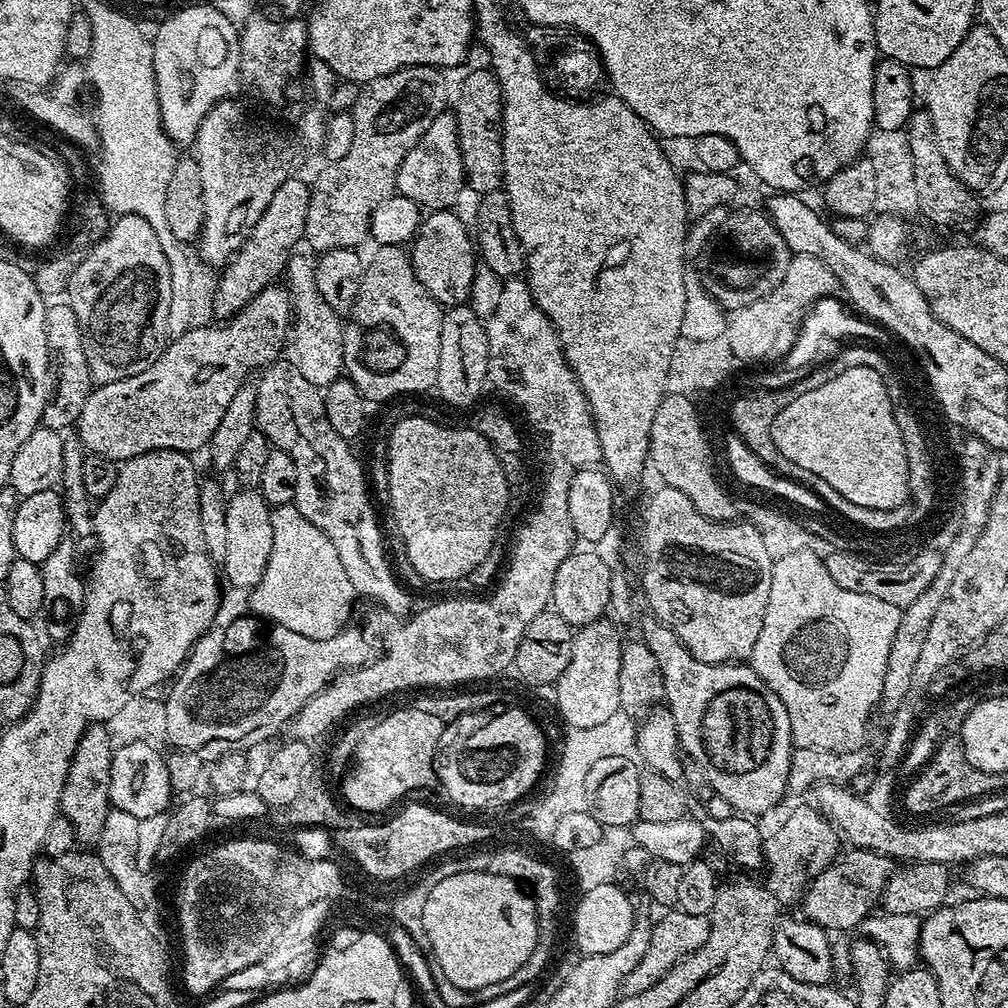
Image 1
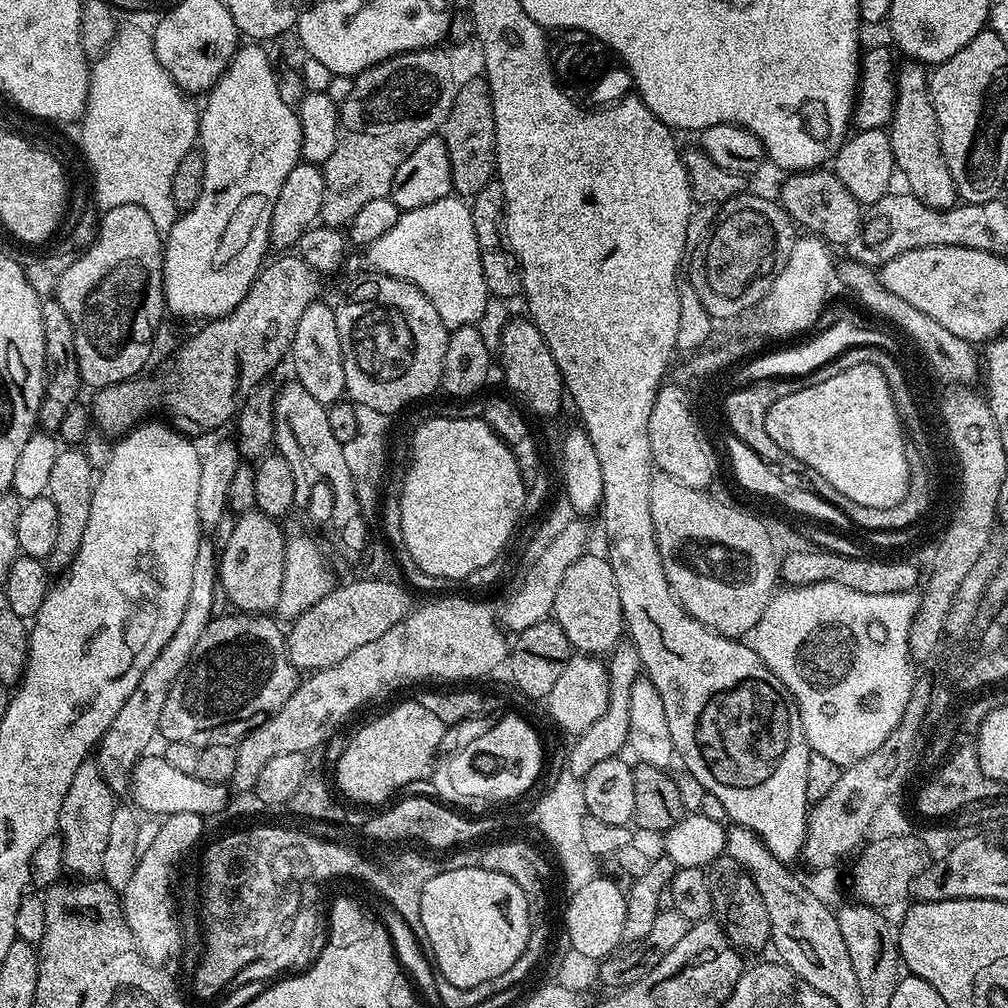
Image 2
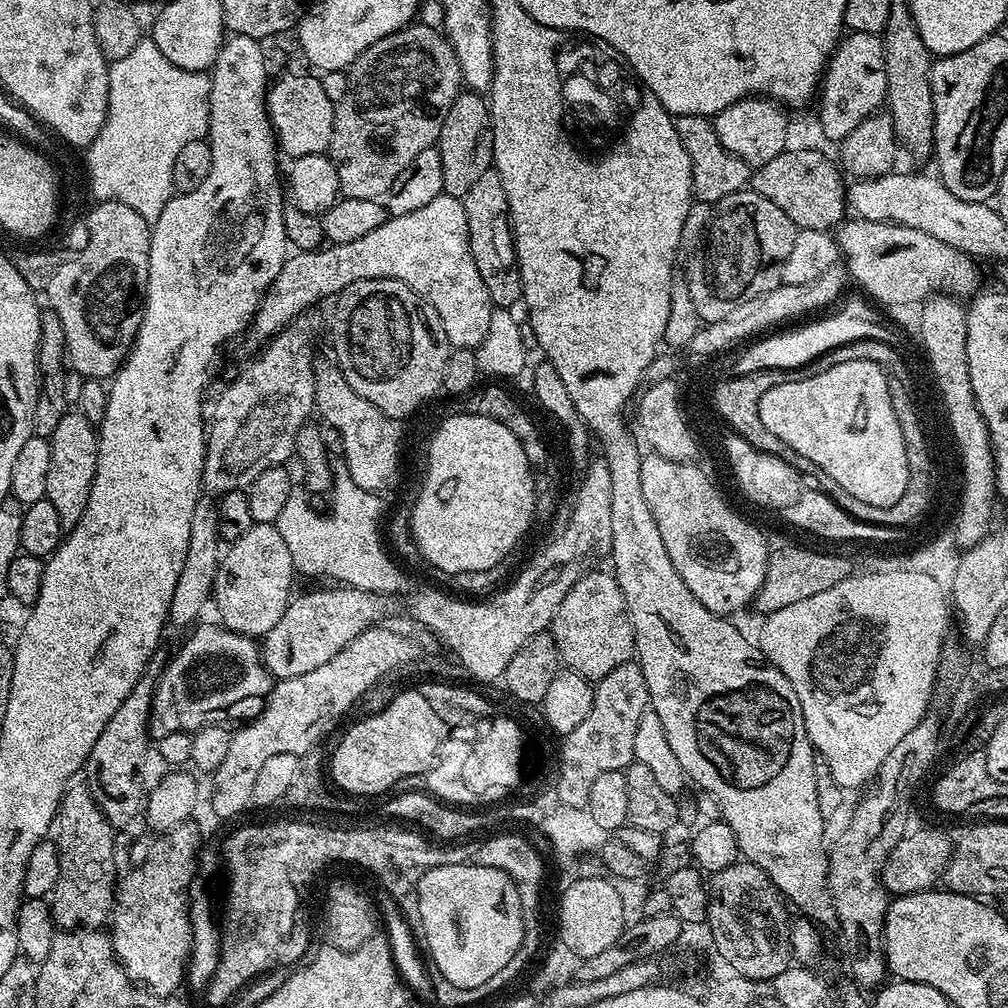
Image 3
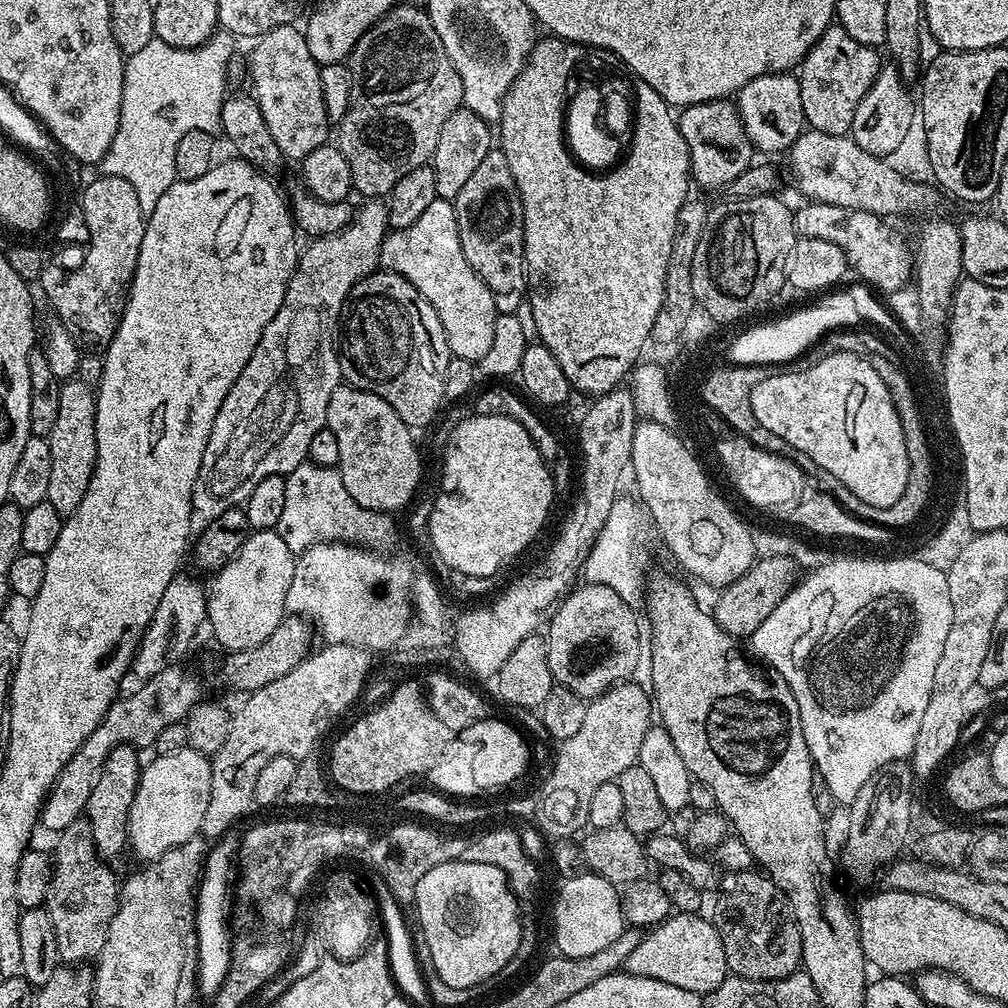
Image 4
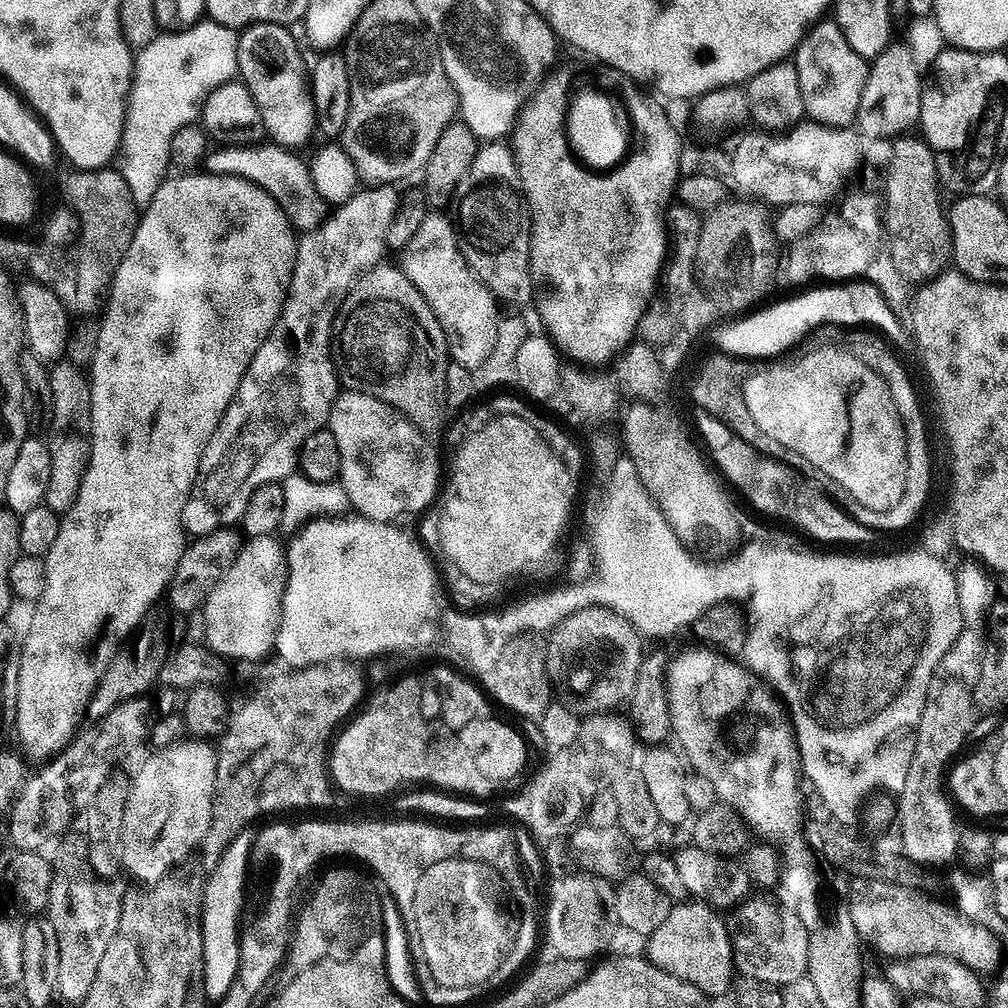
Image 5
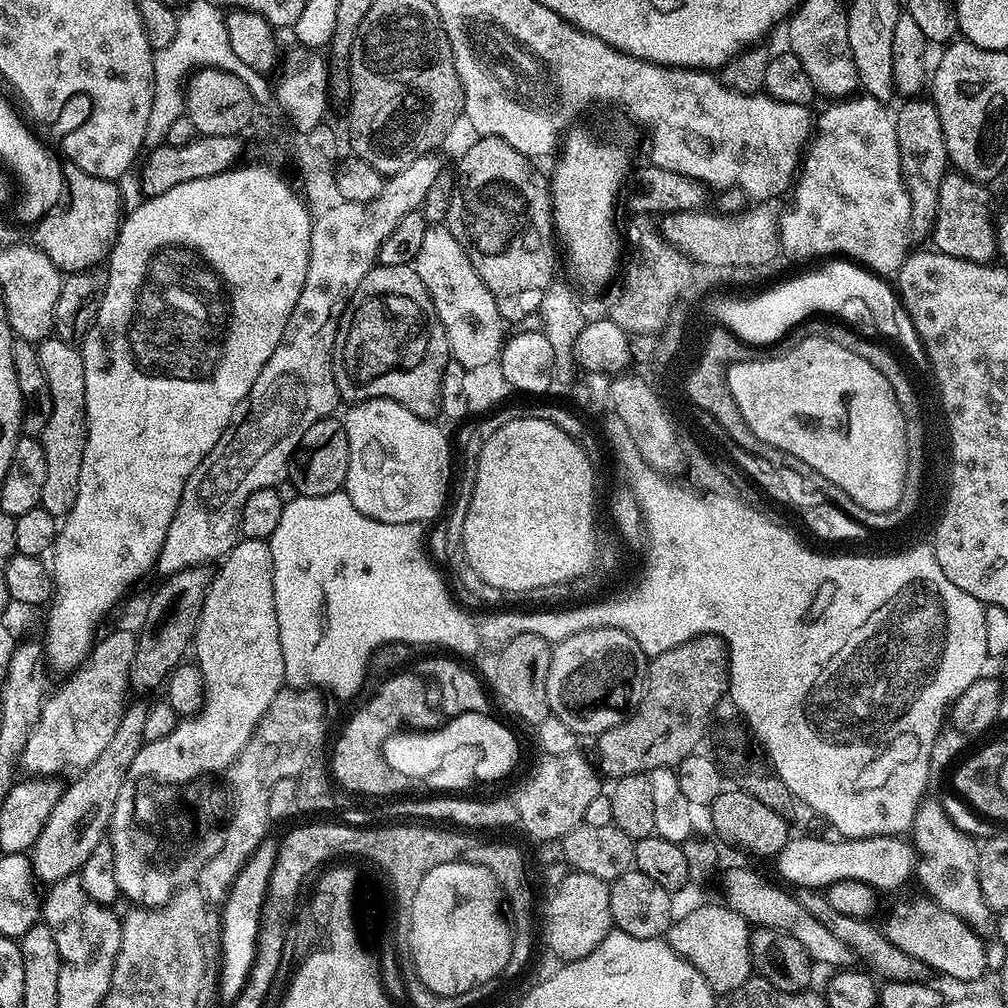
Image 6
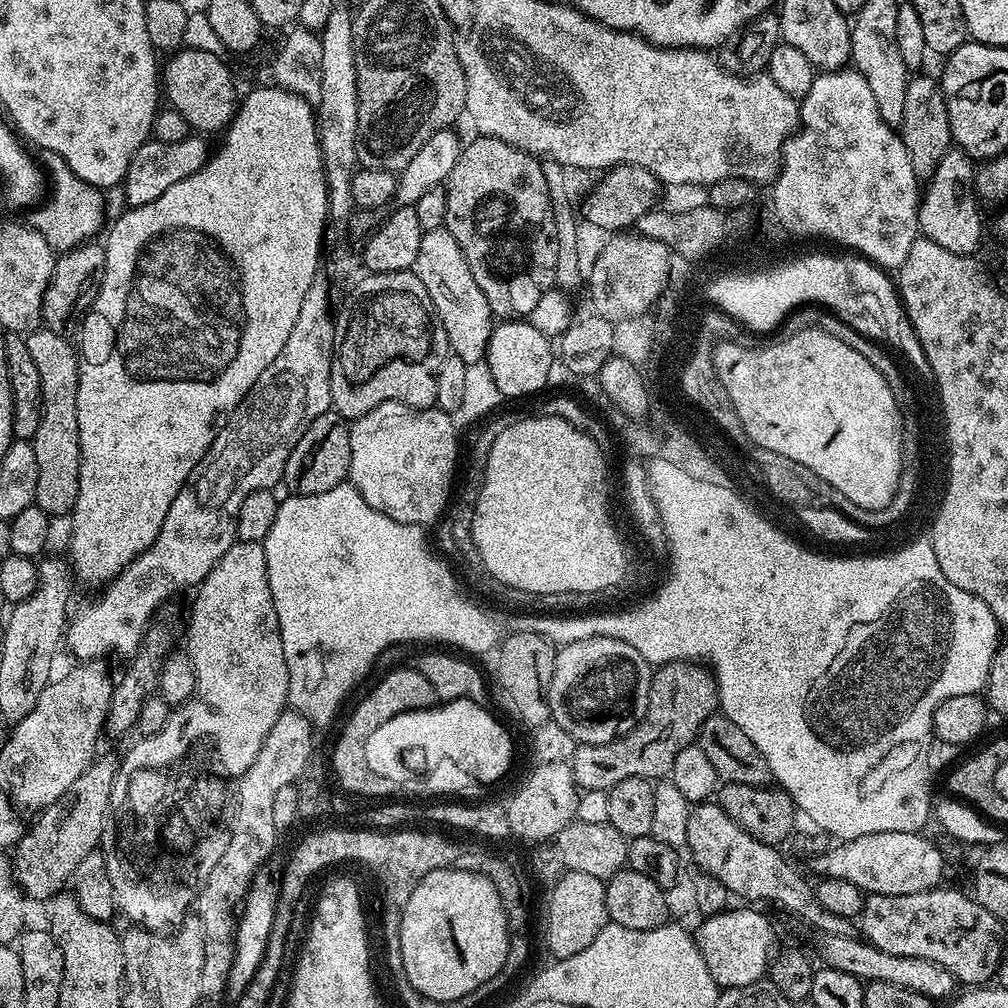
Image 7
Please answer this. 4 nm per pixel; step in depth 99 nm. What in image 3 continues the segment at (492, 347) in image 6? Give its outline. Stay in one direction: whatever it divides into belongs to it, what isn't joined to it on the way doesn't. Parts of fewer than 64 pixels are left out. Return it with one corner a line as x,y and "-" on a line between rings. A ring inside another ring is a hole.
443,194
426,202
426,206
418,206
418,210
410,214
389,215
382,226
378,226
378,230
370,230
370,234
362,234
362,238
354,238
354,242
329,243
312,251
293,251
285,260
282,270
278,270
278,278
274,278
262,298
260,309
252,318
250,336
259,342
267,342
277,336
281,328
303,317
311,304
327,296
335,298
346,286
363,280
397,280
414,289
427,304
434,306
442,322
442,330
446,330
446,338
453,349
476,350
487,336
494,305
486,290
486,282
482,282
482,274
478,274
478,266
474,266
474,254
470,254
464,201
461,197

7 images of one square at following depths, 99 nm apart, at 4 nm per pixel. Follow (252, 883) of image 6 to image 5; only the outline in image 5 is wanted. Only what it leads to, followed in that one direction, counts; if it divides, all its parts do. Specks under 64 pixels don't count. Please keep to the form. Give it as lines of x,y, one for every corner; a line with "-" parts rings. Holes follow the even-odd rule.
246,827
226,846
218,862
208,875
204,886
203,915
200,917
200,929
204,939
204,992
218,1002
230,990
238,974
240,961
240,921
246,907
246,885
250,880
250,861
252,847
256,841
257,829

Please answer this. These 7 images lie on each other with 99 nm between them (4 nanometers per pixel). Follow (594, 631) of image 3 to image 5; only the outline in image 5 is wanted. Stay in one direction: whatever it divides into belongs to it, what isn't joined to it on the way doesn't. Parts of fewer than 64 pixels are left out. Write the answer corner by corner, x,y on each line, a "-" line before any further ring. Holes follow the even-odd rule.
589,606
583,608
581,612
576,612
572,616
567,616
561,624
552,629
550,635
547,637
548,642
548,681
552,683
553,693
558,697
559,703
564,704
576,716
581,718
589,718
592,716
599,716
601,714
611,713
616,710
620,703
631,701
632,691
634,690
634,682
638,682
638,670
642,666
644,657
646,655
645,641
642,639
636,627
630,623
626,618
619,616
613,608
602,608
599,606

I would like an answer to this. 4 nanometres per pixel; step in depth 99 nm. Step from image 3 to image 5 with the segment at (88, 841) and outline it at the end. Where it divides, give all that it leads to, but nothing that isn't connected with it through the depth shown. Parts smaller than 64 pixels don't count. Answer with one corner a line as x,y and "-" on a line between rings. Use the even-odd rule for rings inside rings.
77,838
72,845
62,845
60,856
53,855
50,863
54,875
50,882
46,915
58,938
56,995
61,1001
64,999
72,1006
79,1006
90,986
94,986
106,946
110,946
116,937
122,896
119,891
116,893
112,889
113,885
109,881
100,879
90,866
88,845
83,839

